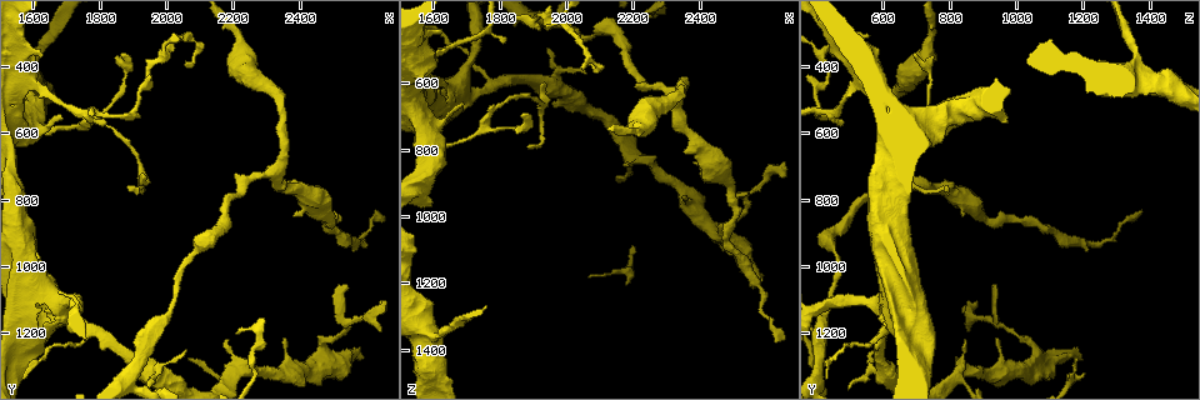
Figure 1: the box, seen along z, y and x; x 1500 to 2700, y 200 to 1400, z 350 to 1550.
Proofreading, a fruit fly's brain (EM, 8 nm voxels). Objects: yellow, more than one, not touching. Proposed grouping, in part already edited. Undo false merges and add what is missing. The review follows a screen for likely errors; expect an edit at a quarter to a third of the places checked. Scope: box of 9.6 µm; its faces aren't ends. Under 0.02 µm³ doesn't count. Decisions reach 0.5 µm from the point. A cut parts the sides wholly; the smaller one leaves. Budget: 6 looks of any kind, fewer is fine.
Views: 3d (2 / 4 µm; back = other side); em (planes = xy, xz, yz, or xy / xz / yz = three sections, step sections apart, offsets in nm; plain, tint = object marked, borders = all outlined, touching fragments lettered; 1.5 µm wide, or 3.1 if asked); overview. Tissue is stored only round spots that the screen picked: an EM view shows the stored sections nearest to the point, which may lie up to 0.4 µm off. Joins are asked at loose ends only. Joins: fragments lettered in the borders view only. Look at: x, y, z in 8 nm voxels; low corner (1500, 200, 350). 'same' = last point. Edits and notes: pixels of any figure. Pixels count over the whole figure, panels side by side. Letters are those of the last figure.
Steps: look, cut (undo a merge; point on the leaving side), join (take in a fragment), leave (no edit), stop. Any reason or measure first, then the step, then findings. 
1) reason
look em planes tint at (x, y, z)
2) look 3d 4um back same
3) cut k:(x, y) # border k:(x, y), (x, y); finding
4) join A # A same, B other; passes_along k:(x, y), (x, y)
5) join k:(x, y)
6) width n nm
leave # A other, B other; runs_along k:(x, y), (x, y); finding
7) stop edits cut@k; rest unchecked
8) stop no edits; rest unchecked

calibre changes
look 3d 2um at (2540, 1270, 1140)

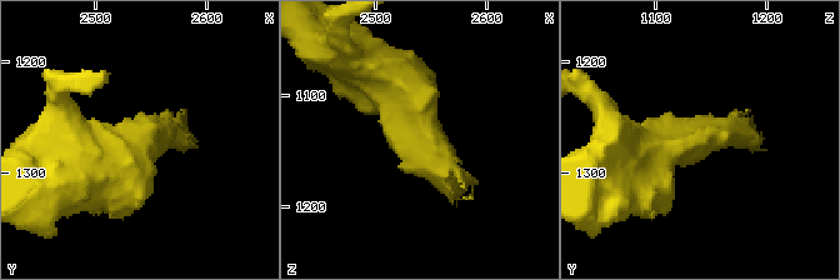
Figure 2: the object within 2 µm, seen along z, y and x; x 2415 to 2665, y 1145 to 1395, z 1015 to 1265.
look em yz step 4 borders at (2540, 1272, 1134)

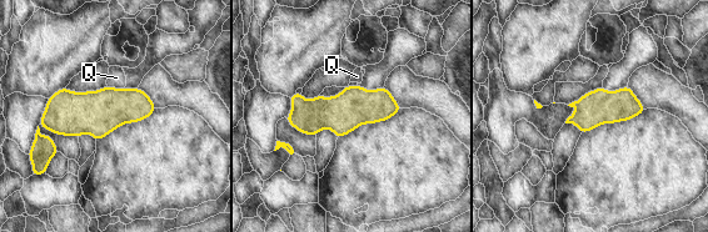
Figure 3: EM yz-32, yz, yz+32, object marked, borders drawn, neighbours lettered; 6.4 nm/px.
leave # Q other; runs_along 3:(151, 107), (46, 120), (38, 154); all the same neuron

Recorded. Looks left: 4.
an open end
look 3d 2um at (2540, 1060, 940)

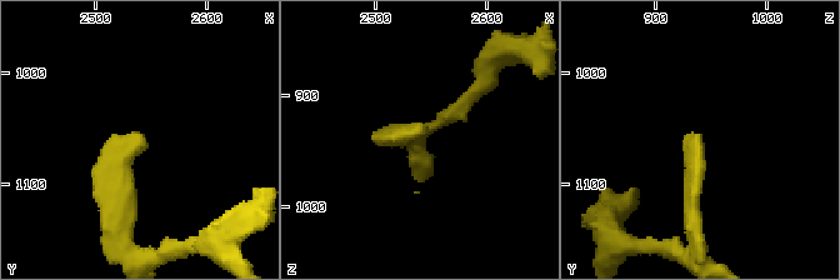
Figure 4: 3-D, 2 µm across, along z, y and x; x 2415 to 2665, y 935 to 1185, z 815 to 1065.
shape alone is not enough
look em yz step 8 tint at (2548, 1058, 934)

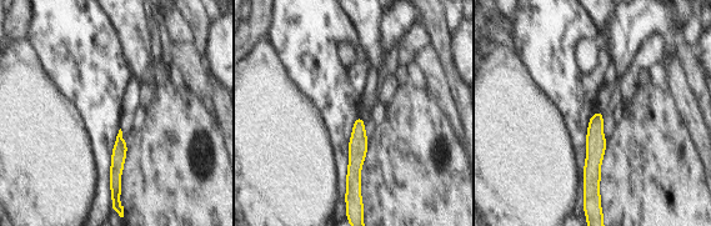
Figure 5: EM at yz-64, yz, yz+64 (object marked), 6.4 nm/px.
look em planes borders same

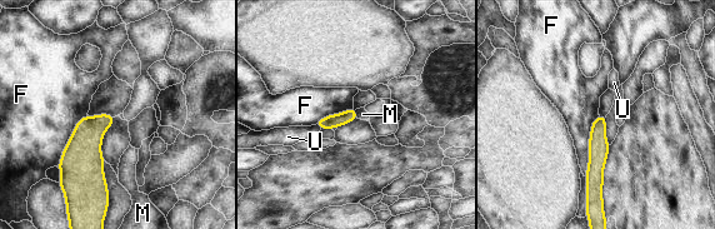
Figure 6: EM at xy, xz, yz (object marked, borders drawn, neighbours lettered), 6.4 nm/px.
width 90 nm
leave # F other, M other, U other; runs_along 6:(603, 119), (598, 132), (595, 187); none of them fits

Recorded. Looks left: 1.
stop no edits; rest unchecked

